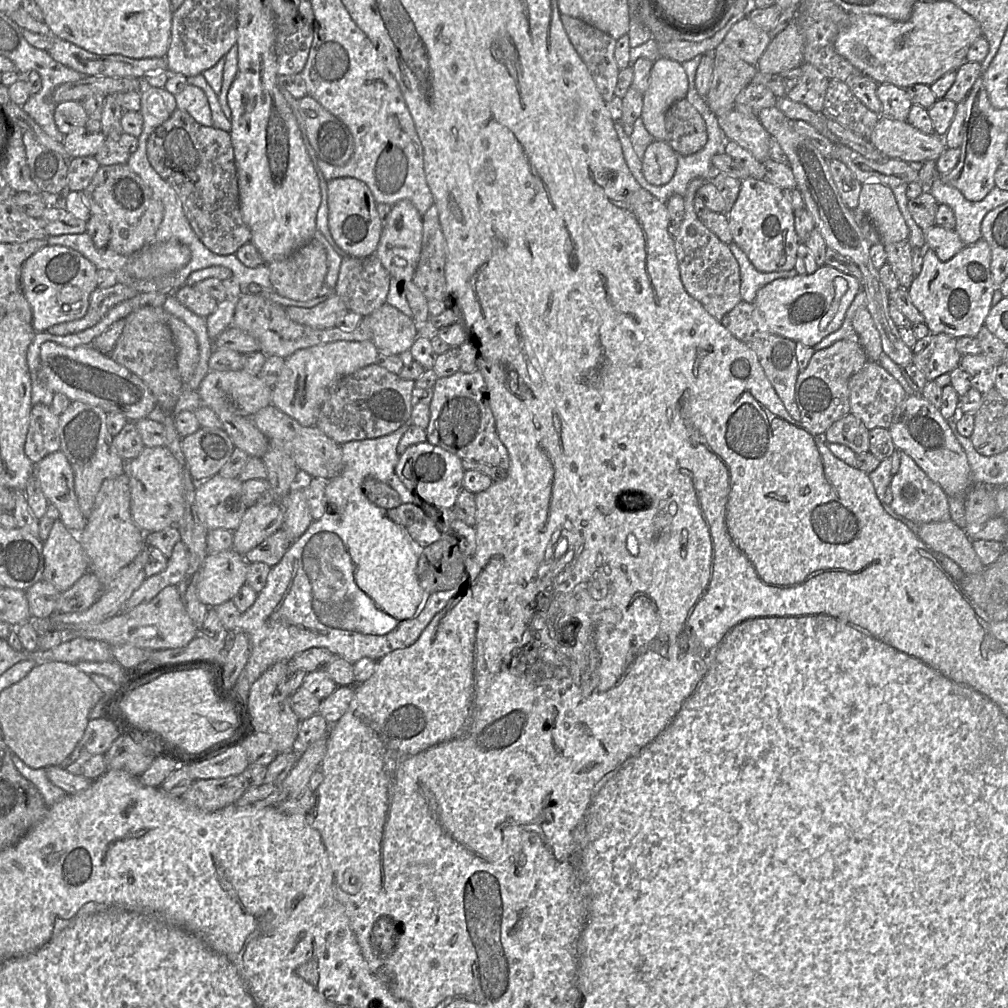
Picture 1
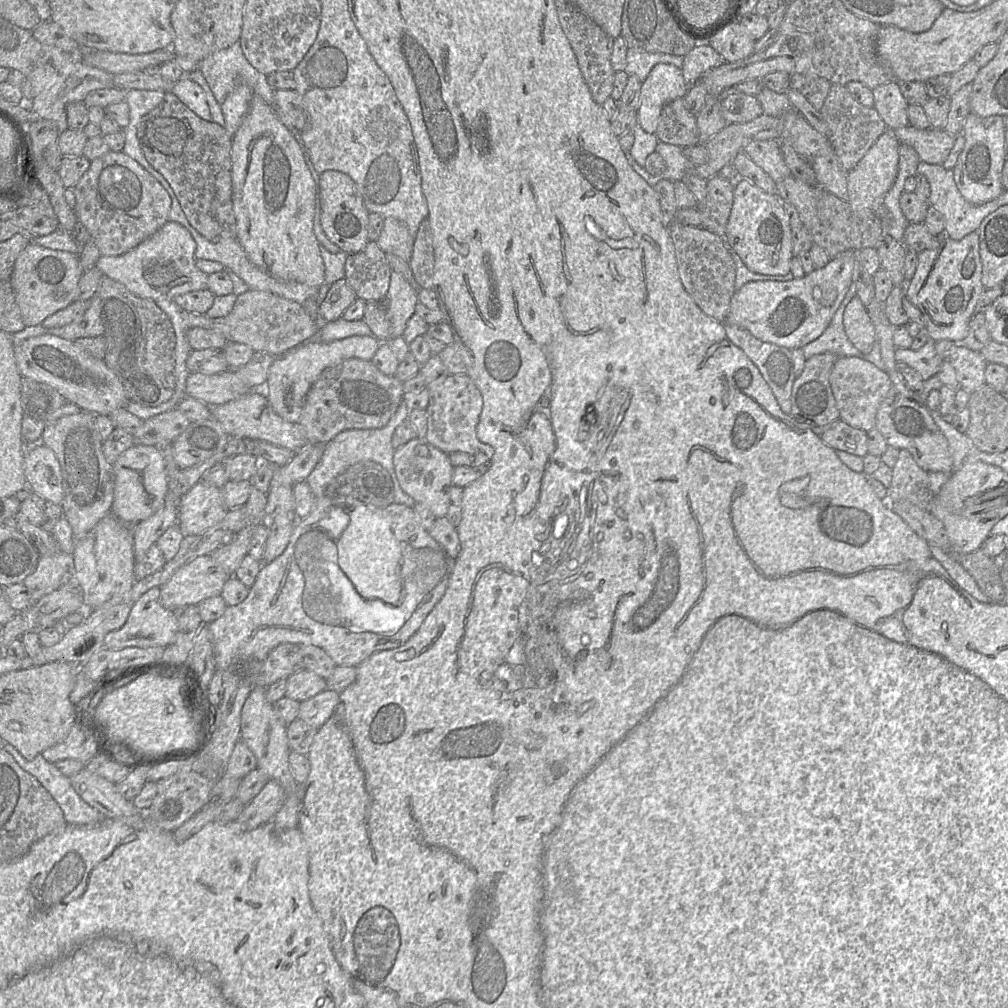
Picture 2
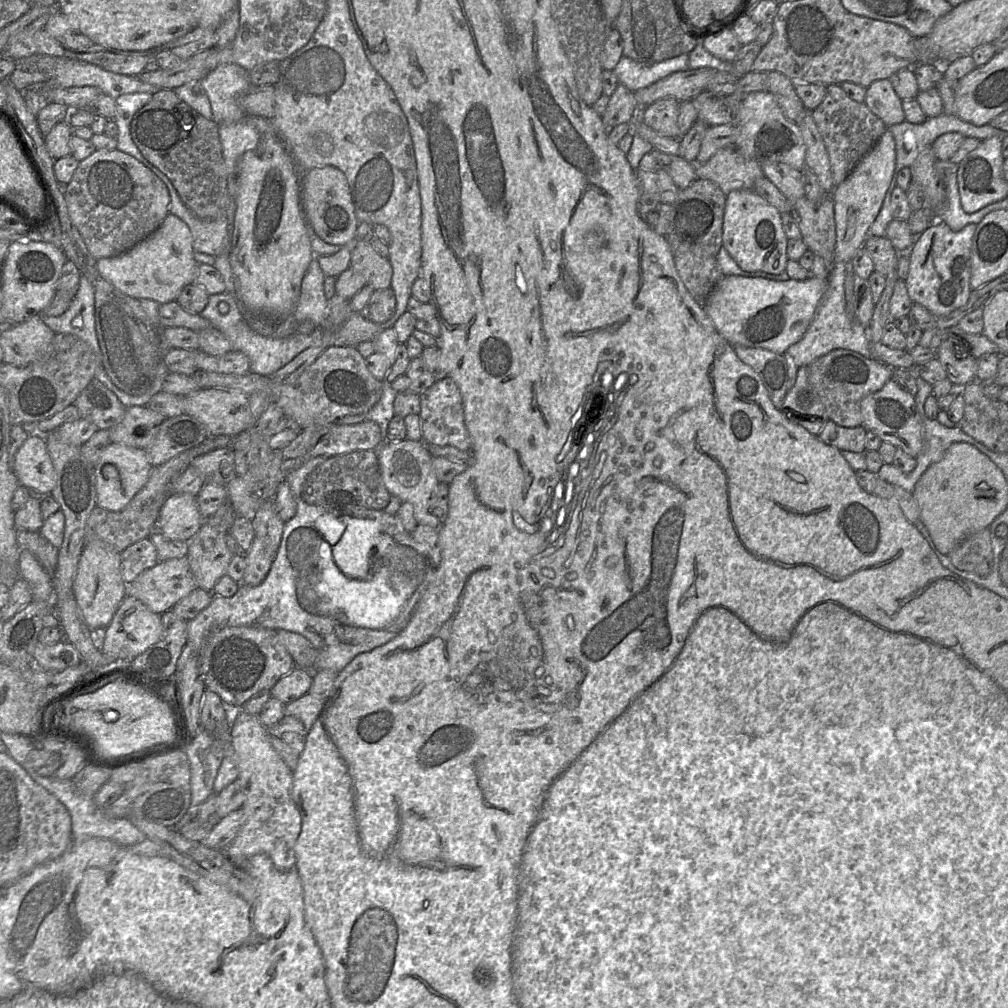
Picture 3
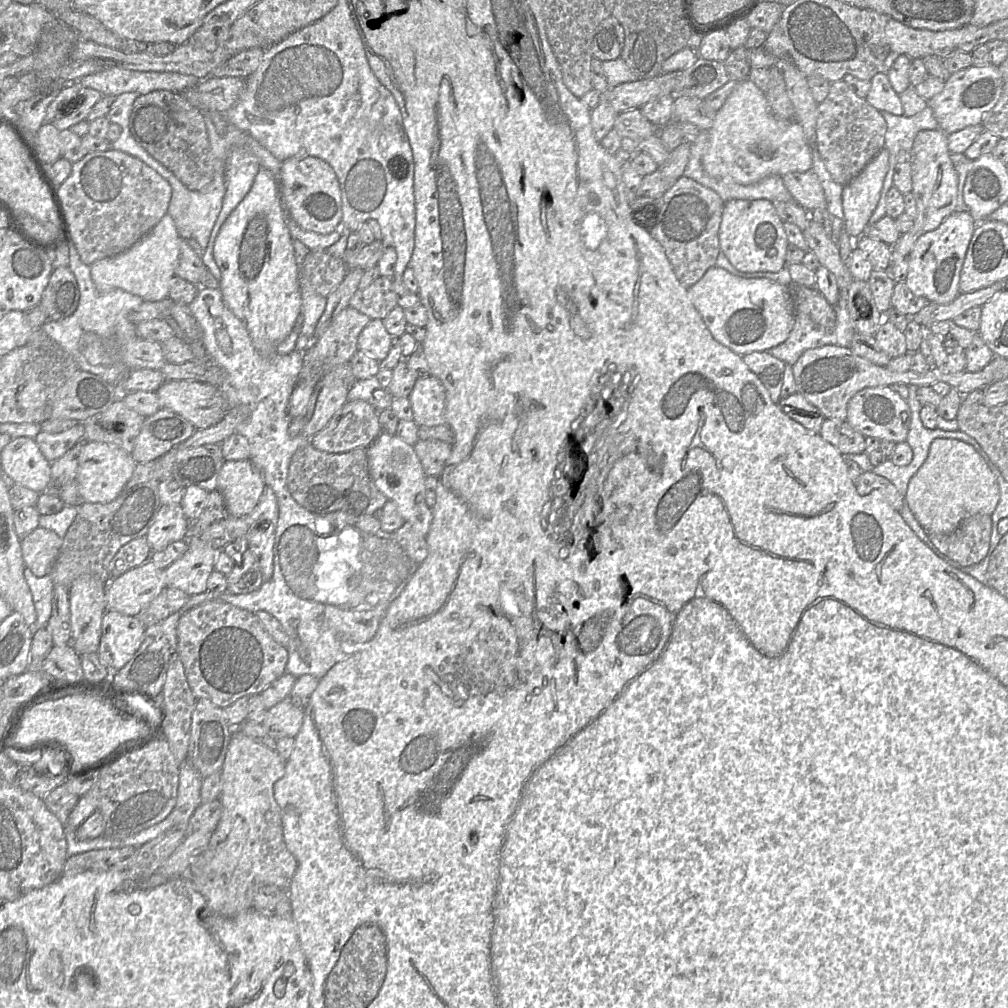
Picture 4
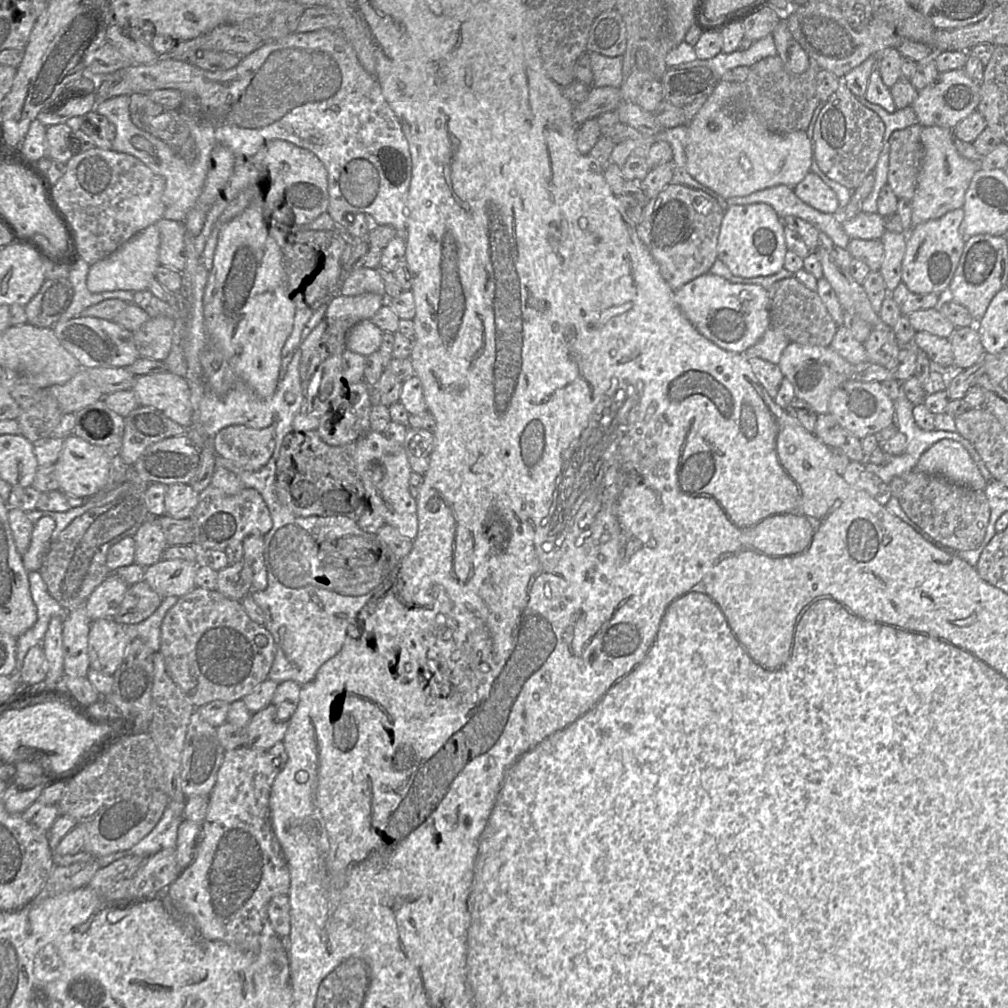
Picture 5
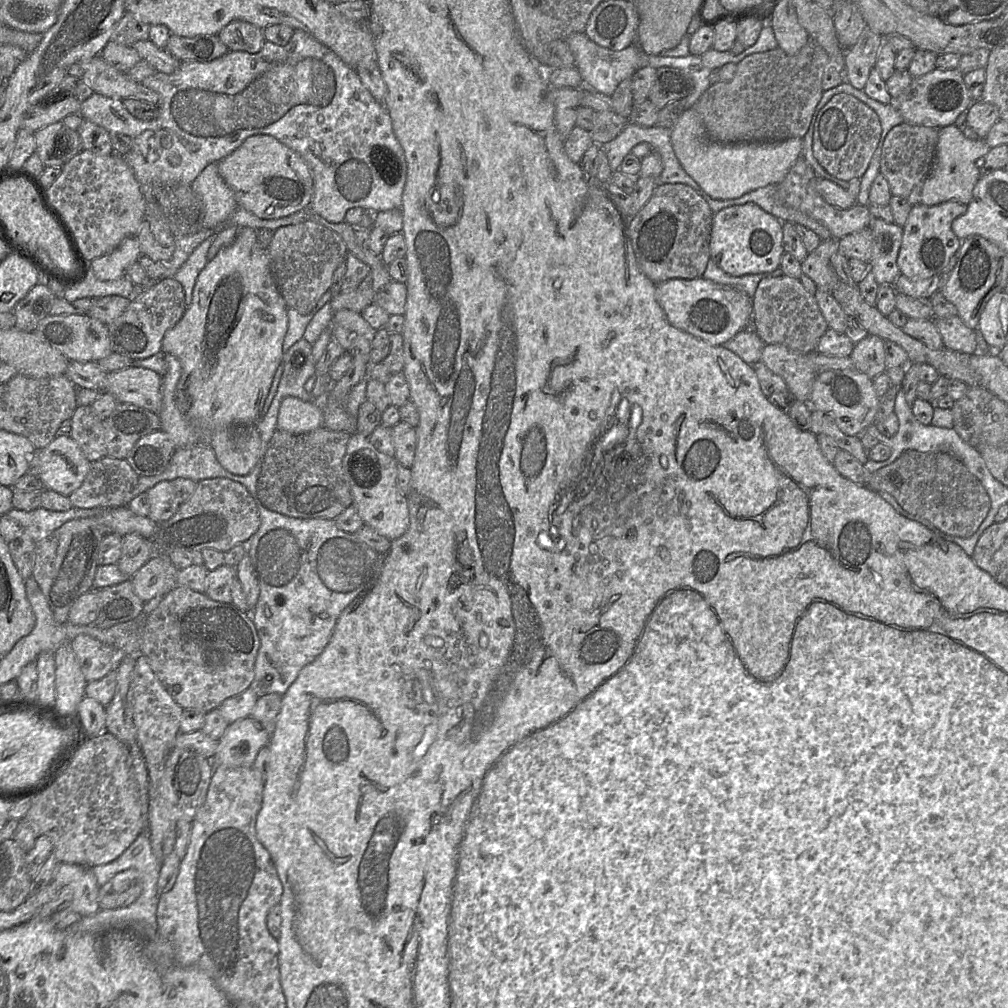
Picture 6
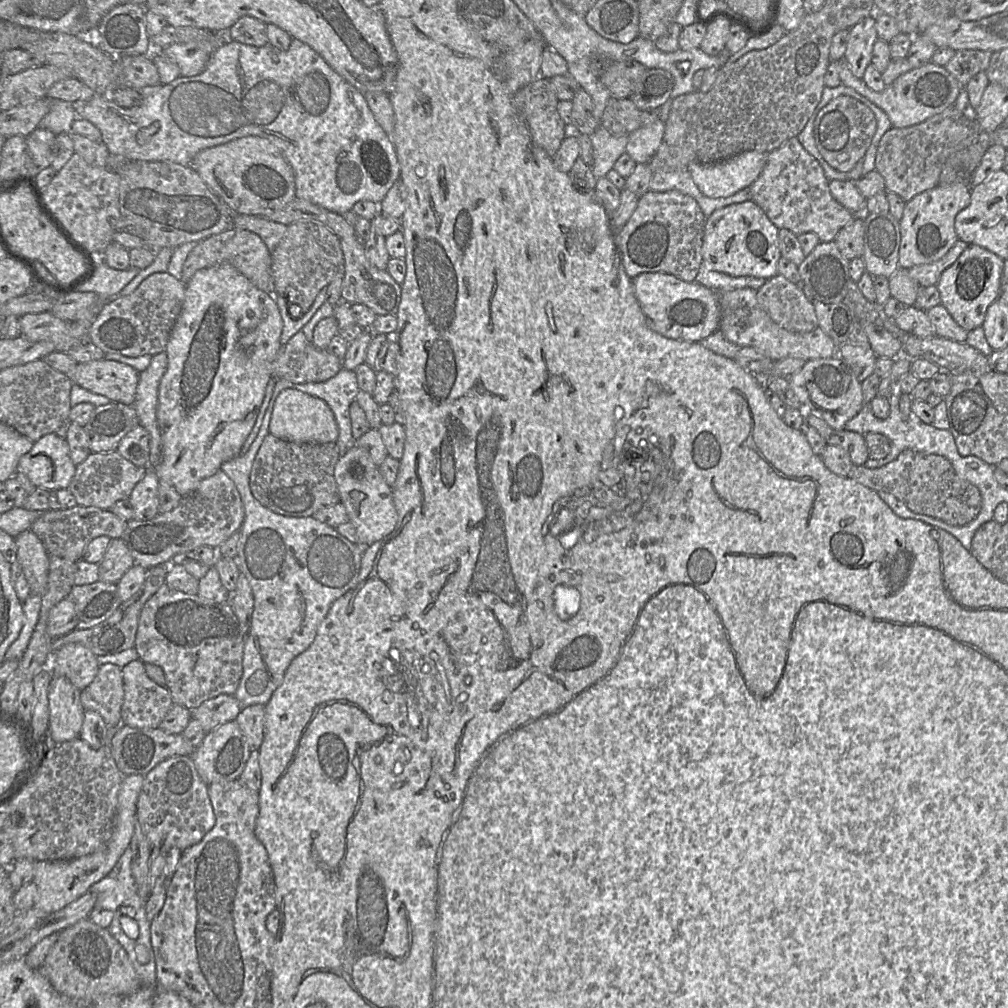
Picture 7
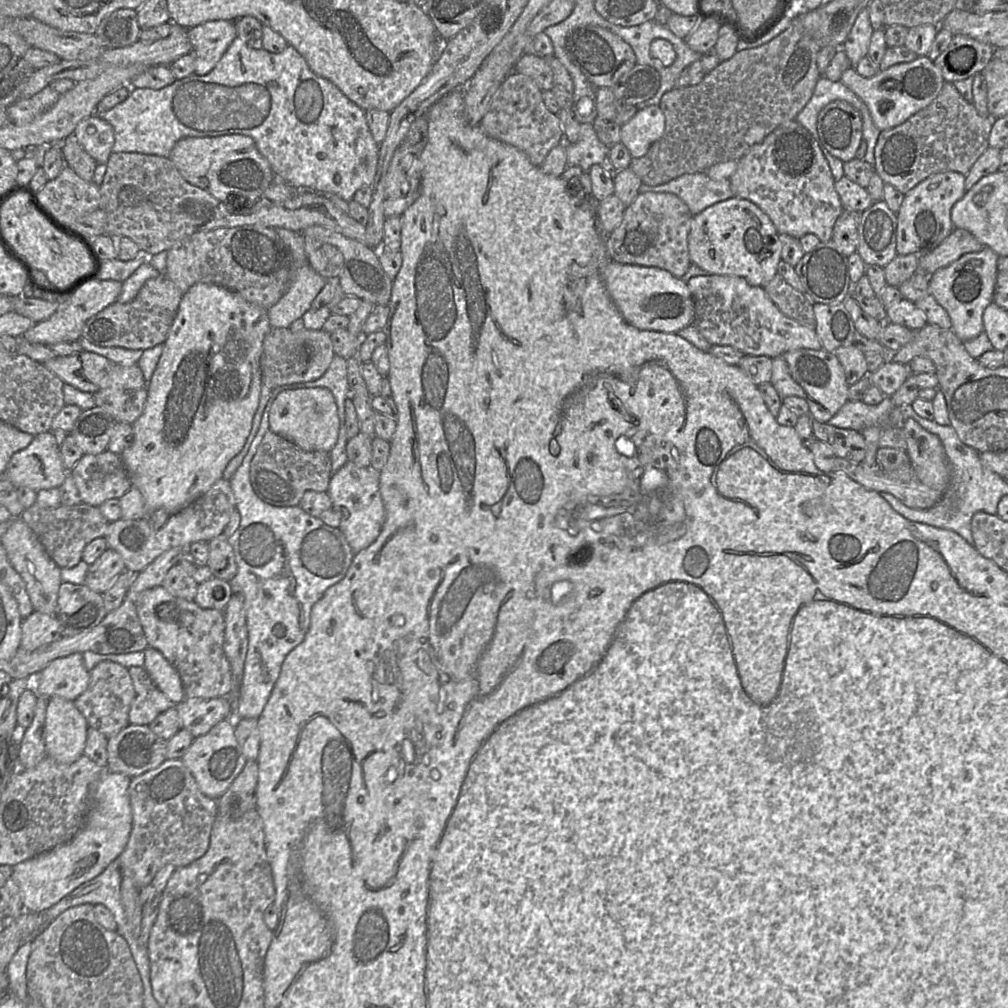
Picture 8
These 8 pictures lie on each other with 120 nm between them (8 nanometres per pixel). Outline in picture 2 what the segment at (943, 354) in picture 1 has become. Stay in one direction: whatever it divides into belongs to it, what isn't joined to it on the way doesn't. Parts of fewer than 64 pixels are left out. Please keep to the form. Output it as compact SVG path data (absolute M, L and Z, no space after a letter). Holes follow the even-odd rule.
M929 340L919 350L896 349L895 360L899 363L905 363L916 370L923 380L935 376L943 362L935 350L935 341Z

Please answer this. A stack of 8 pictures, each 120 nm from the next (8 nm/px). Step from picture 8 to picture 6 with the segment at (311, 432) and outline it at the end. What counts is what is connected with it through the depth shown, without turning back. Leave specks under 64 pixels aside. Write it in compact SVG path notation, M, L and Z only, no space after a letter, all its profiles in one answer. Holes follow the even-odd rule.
M288 396L280 405L277 430L291 434L303 434L323 427L323 412L309 401Z

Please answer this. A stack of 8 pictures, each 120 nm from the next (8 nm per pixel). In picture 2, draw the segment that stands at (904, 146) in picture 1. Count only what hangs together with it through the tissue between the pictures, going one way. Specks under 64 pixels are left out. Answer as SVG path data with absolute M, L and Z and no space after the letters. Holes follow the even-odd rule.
M907 125L893 132L900 144L912 147L919 159L929 164L942 165L955 143L955 137L944 129L918 129Z

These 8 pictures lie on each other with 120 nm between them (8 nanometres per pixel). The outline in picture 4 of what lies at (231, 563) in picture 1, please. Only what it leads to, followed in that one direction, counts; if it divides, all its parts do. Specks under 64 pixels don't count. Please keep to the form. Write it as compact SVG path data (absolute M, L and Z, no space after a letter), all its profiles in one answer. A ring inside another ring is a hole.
M149 559L118 577L112 577L105 589L107 610L136 616L166 587L164 569Z

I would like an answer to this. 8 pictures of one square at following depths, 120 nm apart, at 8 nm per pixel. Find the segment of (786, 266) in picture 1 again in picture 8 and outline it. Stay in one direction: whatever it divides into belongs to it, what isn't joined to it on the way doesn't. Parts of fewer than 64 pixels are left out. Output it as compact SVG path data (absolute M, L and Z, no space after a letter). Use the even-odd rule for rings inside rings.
M732 197L718 202L693 216L688 236L690 260L711 275L738 276L750 285L764 288L777 273L781 259L779 233L771 219L747 199Z

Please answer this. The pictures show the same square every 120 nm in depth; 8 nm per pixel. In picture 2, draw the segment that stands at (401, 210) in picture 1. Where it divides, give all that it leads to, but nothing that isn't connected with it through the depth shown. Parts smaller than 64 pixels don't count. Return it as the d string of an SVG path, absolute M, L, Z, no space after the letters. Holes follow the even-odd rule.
M387 217L376 242L384 253L391 253L405 261L410 261L414 238L401 221Z

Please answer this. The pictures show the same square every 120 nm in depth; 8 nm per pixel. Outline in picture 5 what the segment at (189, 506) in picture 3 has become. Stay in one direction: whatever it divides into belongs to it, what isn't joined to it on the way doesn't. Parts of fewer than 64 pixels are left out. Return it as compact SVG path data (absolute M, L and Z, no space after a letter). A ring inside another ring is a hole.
M151 516L132 536L135 541L134 563L146 568L162 559L168 547L156 517Z

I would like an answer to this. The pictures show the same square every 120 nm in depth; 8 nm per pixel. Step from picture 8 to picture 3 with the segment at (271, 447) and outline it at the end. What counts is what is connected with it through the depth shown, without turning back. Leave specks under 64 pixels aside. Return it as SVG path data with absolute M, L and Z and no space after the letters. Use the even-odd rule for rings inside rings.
M359 450L326 458L306 477L302 489L302 498L306 503L334 512L383 510L390 497L382 480L377 450Z

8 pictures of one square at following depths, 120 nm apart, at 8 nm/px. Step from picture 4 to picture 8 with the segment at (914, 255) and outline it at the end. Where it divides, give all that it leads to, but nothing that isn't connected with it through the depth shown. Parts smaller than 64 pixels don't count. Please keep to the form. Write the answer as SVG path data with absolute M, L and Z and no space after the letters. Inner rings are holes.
M954 171L932 174L905 195L897 212L896 252L925 254L942 243L953 231L951 210L966 192L966 176Z

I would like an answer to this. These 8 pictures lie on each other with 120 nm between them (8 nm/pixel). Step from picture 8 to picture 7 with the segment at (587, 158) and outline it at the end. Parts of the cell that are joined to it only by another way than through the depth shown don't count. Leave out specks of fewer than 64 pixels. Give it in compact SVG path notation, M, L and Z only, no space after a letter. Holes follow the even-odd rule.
M600 125L589 136L593 152L591 170L596 178L606 176L609 170L614 168L616 160L626 152L628 134L615 136Z

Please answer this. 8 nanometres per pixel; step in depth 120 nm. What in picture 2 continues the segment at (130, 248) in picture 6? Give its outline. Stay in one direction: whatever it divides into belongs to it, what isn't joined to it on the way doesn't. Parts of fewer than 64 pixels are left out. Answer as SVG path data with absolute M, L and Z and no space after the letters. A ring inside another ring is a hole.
M167 221L132 250L119 256L101 256L95 266L141 298L173 300L181 294L208 289L208 274L197 268L195 250L196 243L189 231L177 222Z

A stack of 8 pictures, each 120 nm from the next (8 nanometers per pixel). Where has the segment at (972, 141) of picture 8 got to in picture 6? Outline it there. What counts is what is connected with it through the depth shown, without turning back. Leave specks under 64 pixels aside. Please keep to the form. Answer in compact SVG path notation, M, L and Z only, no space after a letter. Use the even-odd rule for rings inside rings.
M903 122L891 128L884 140L880 157L880 173L888 181L891 194L904 198L912 206L919 203L924 182L930 173L936 152L938 132L937 127L911 125Z

